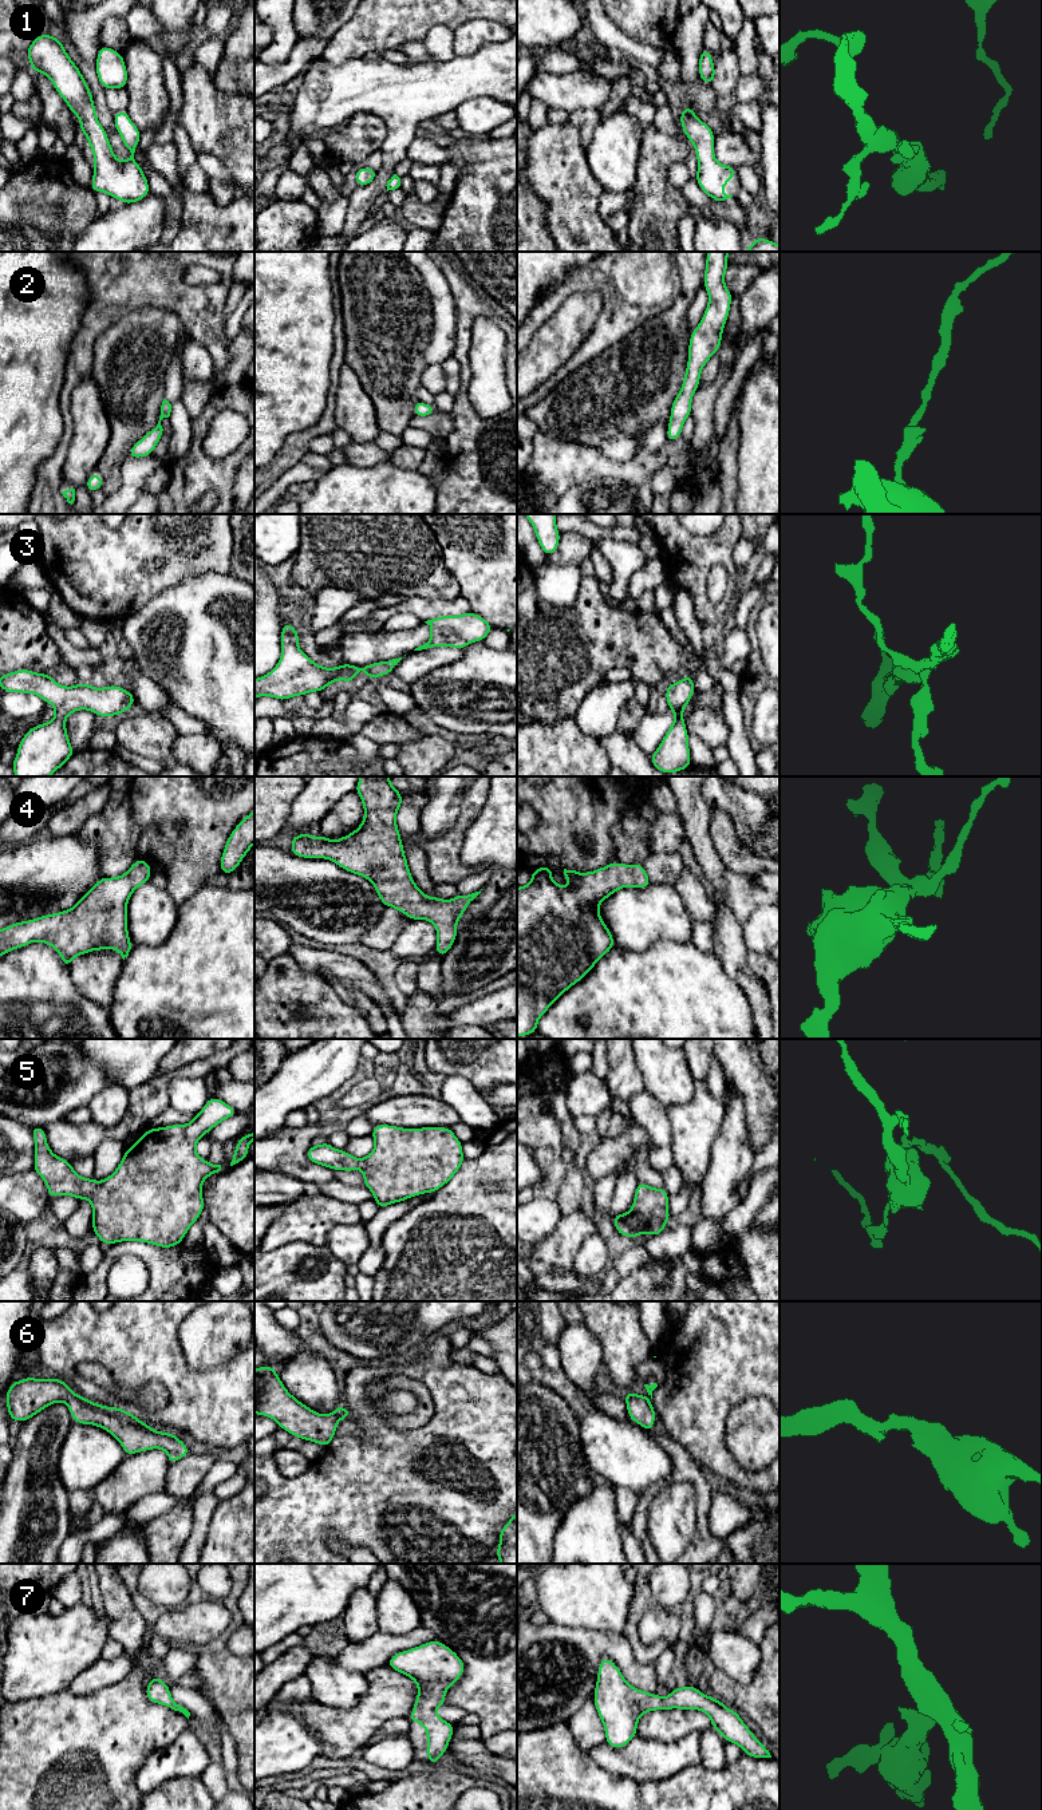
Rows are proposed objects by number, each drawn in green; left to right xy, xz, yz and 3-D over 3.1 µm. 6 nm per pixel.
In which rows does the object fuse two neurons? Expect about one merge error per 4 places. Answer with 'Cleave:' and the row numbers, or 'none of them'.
Cleave: none of them

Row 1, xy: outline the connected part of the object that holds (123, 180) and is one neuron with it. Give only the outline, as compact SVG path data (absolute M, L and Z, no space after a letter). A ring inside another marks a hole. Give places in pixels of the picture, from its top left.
M48 33L39 35L29 44L27 56L31 68L50 78L71 112L80 120L79 129L84 133L94 154L94 177L90 189L107 193L122 203L142 201L150 190L147 178L134 158L141 131L127 111L114 114L115 129L122 135L123 146L131 153L127 161L119 161L110 146L107 131L96 118L86 79L67 55L62 42Z

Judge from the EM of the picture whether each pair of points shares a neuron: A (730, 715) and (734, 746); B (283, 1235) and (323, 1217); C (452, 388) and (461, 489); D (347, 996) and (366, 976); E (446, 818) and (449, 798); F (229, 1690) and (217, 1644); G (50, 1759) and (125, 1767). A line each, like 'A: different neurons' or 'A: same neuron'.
A: same neuron
B: same neuron
C: different neurons
D: different neurons
E: same neuron
F: different neurons
G: same neuron

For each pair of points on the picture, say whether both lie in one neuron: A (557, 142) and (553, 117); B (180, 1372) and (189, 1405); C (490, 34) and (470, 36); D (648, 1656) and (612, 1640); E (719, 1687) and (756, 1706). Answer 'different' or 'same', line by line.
A: different
B: same
C: same
D: different
E: same

